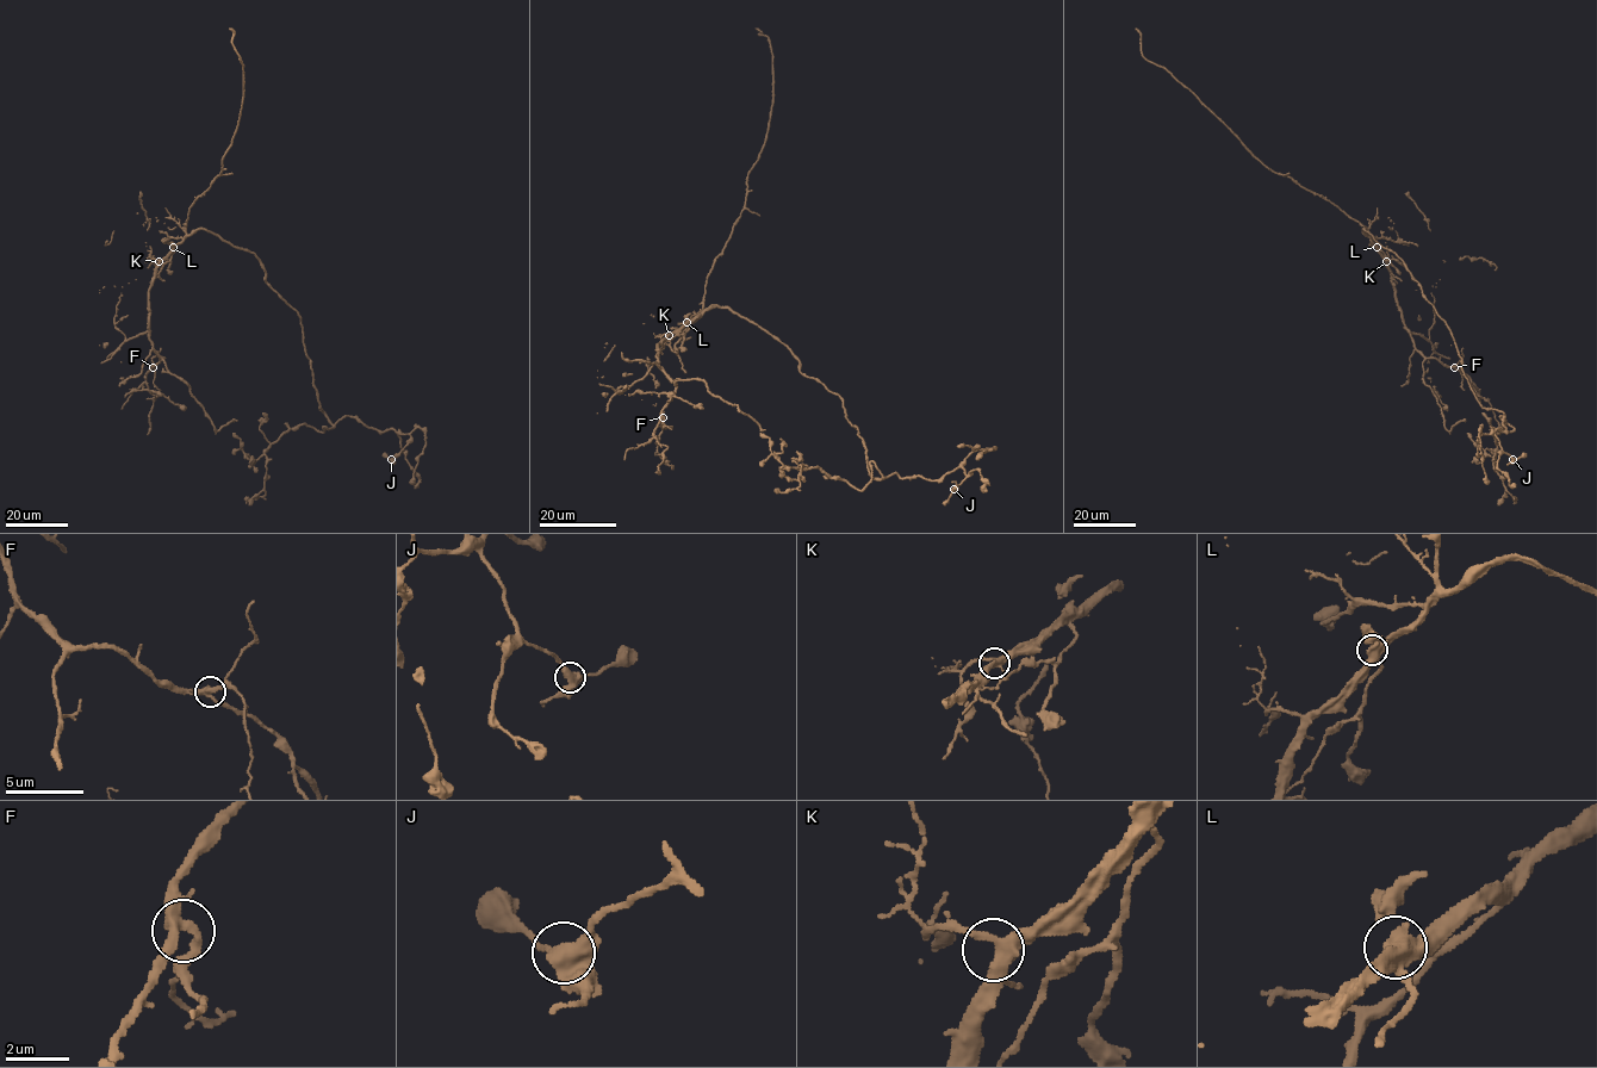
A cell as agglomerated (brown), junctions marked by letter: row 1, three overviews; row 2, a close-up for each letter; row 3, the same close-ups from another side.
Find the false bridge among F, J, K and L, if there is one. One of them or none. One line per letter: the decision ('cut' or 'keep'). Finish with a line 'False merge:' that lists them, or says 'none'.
F: keep
J: keep
K: keep
L: cut
False merge: L

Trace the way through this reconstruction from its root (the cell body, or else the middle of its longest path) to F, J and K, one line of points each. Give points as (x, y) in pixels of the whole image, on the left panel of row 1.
F: (254, 254), (198, 229), (160, 262), (149, 291), (149, 337), (151, 347), (163, 358), (153, 367)
J: (254, 254), (265, 281), (300, 318), (325, 417), (392, 429), (402, 451), (391, 459)
K: (254, 254), (198, 229), (159, 261)

